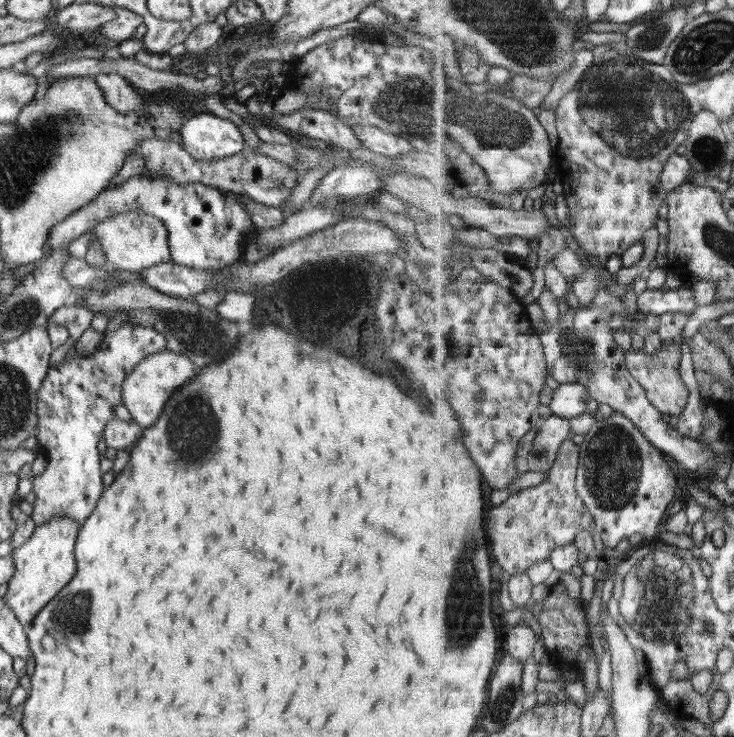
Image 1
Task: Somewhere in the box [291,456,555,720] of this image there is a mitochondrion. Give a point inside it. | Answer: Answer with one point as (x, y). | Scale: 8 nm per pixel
(467, 598)

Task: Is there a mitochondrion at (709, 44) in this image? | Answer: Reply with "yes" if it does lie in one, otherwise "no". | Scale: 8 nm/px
yes

